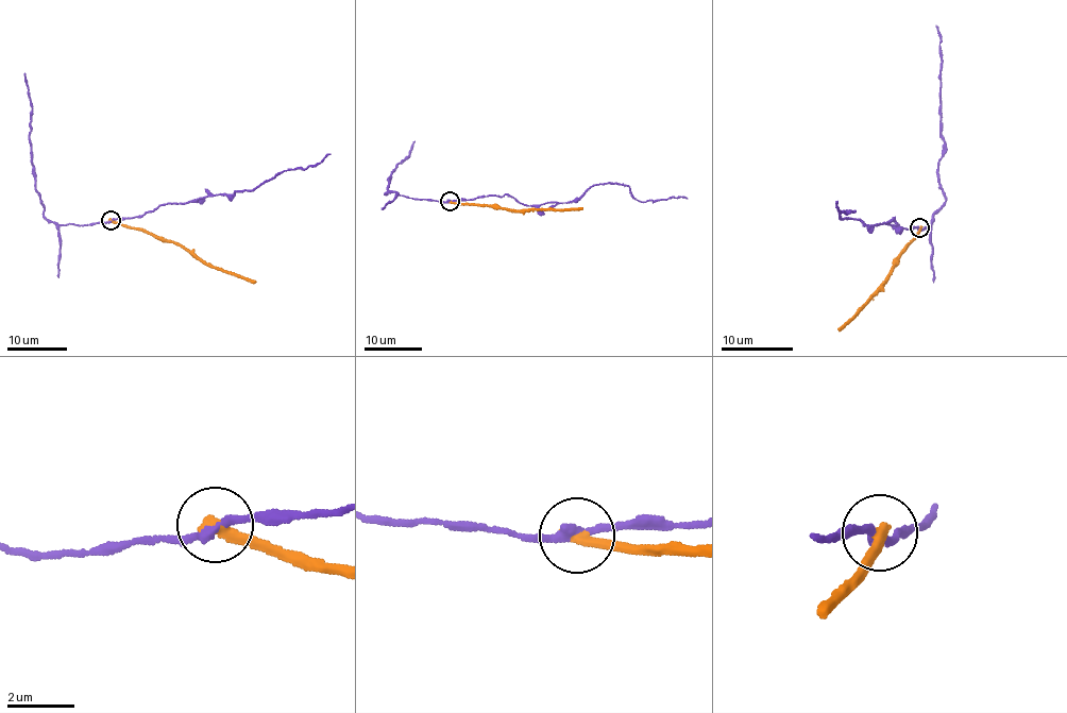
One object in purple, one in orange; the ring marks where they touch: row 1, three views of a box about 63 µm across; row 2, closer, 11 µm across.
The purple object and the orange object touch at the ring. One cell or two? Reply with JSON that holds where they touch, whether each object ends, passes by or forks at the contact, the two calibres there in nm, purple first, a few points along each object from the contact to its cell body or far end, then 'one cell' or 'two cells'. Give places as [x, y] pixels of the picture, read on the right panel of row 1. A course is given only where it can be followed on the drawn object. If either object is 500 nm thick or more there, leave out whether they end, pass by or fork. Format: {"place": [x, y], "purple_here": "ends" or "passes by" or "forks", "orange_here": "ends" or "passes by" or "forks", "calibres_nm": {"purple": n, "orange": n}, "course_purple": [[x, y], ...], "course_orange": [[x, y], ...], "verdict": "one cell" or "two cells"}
{"place": [919, 227], "purple_here": "passes by", "orange_here": "ends", "calibres_nm": {"purple": 240, "orange": 400}, "course_purple": [[919, 228], [899, 228], [893, 220], [895, 228], [840, 219], [841, 210], [854, 210], [839, 211], [836, 201]], "course_orange": [[919, 228], [891, 271], [854, 315], [836, 328]], "verdict": "two cells"}

